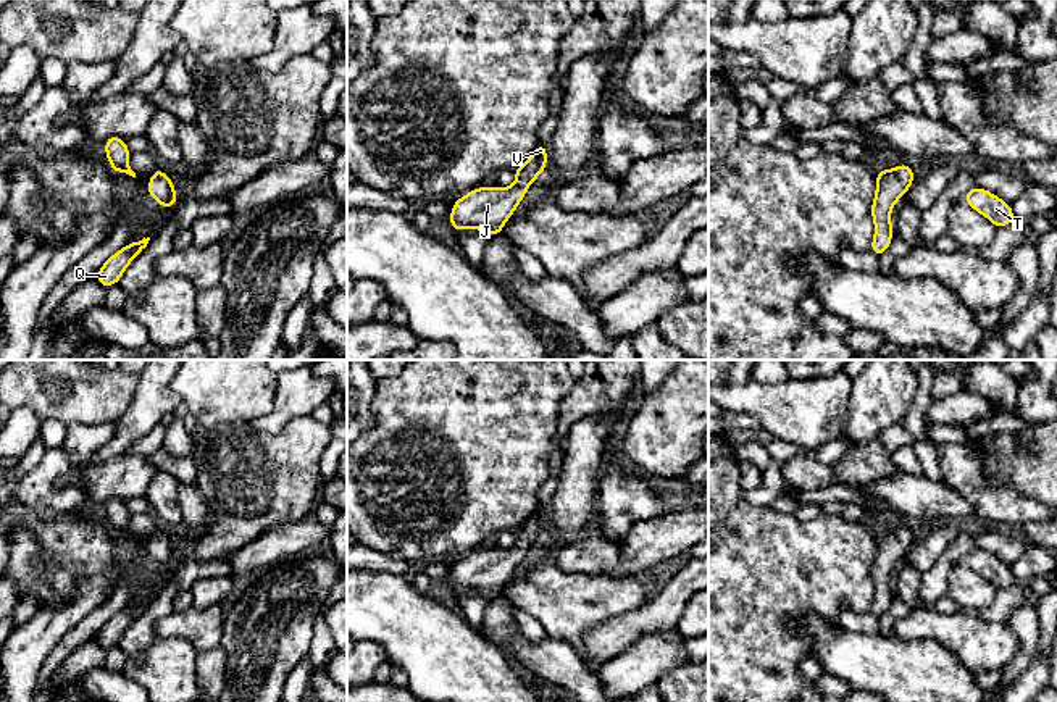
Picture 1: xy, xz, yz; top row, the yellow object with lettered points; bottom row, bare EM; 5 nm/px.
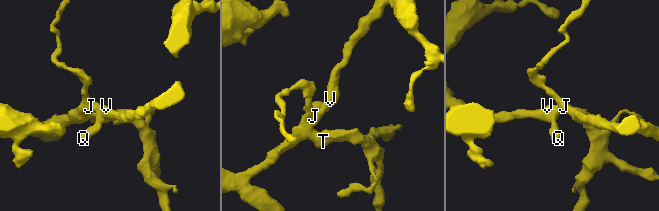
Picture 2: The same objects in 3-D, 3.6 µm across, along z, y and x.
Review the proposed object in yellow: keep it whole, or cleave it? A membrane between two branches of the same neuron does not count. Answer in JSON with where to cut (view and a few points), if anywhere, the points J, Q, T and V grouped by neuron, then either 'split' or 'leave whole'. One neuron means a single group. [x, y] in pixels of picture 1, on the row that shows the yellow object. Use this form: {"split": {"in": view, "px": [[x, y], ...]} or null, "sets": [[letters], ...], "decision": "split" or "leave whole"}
{"split": null, "sets": [["J", "Q", "T", "V"]], "decision": "leave whole"}

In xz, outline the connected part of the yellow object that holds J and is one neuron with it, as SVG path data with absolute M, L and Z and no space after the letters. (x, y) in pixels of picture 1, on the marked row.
M537 144L533 155L515 169L513 187L474 187L452 203L449 223L452 231L476 228L487 236L502 232L507 219L515 215L526 189L547 168L547 144Z

